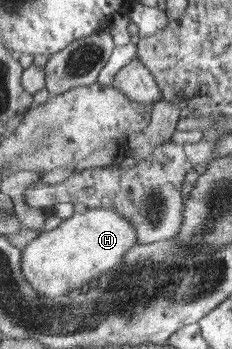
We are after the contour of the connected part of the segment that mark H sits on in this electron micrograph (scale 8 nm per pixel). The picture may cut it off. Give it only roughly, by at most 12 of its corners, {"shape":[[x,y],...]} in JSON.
{"shape":[[111,208],[74,213],[23,248],[41,296],[124,262],[136,231]]}

